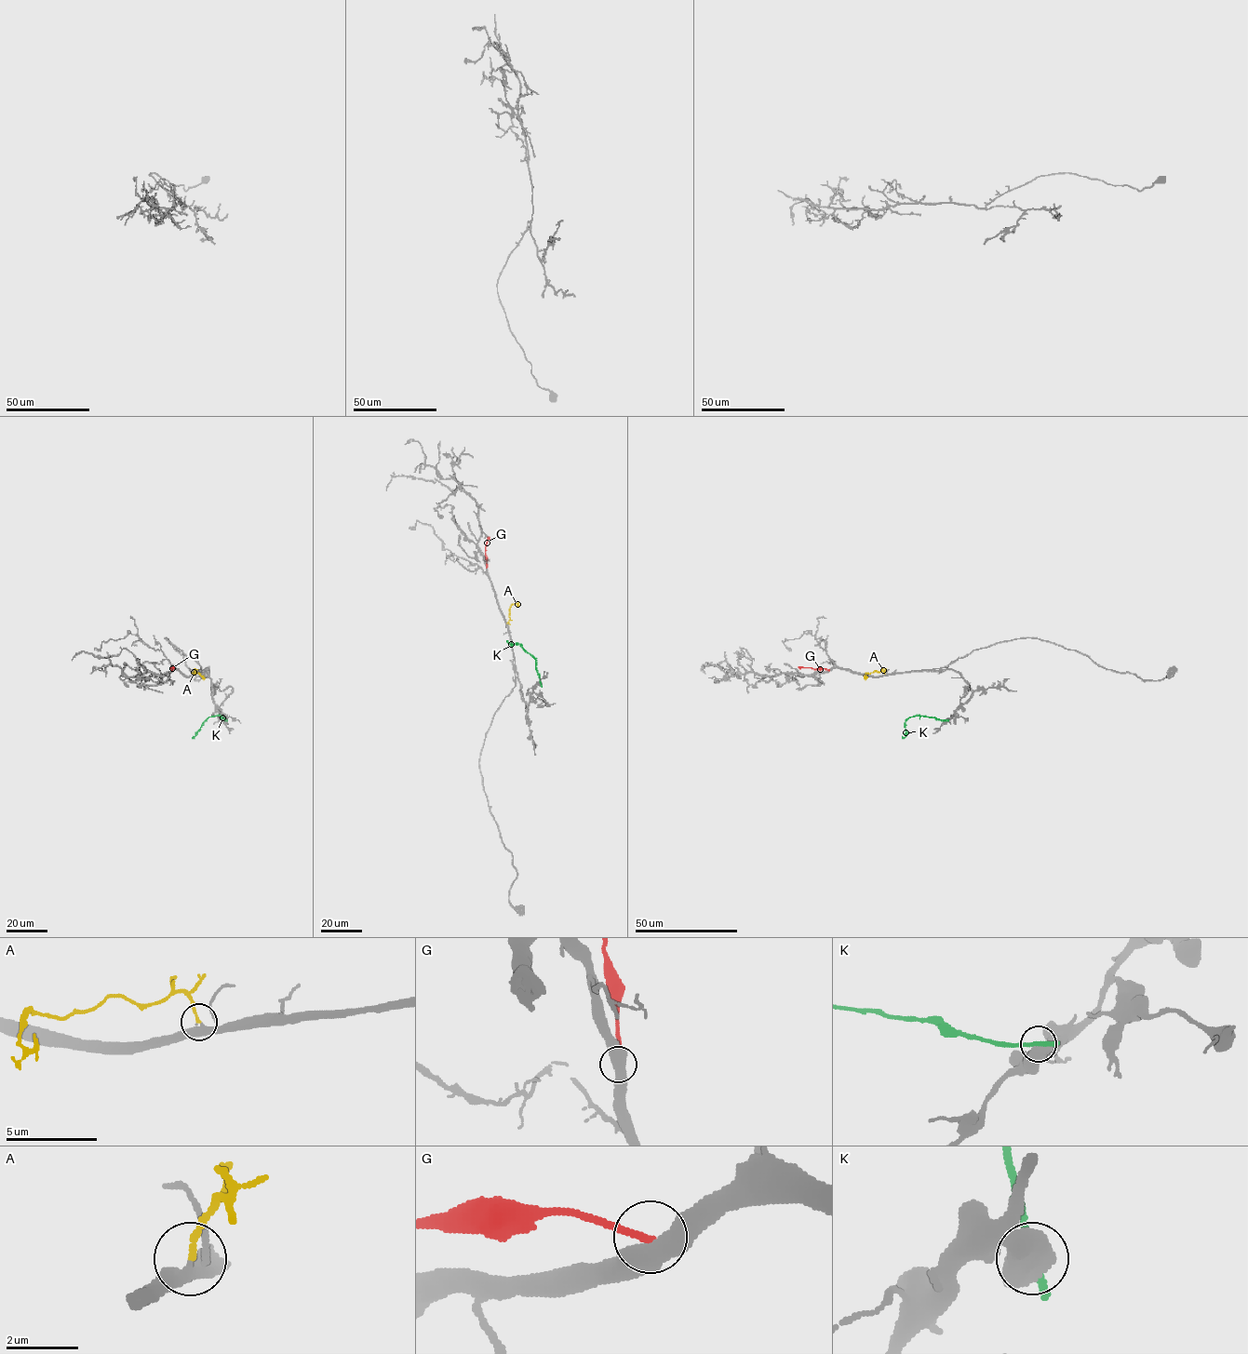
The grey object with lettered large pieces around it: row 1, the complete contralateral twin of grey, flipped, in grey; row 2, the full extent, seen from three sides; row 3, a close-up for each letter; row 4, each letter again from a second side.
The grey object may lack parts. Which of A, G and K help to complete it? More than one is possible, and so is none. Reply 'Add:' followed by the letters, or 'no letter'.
Add: A

